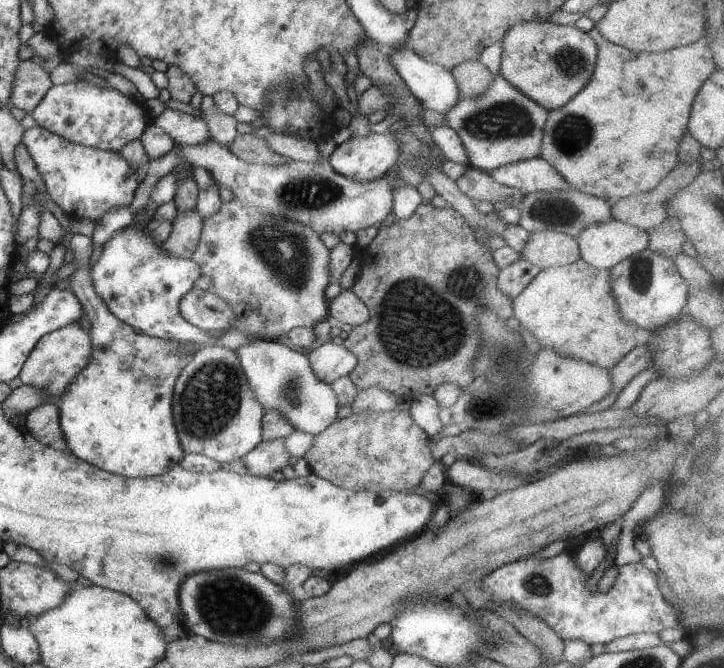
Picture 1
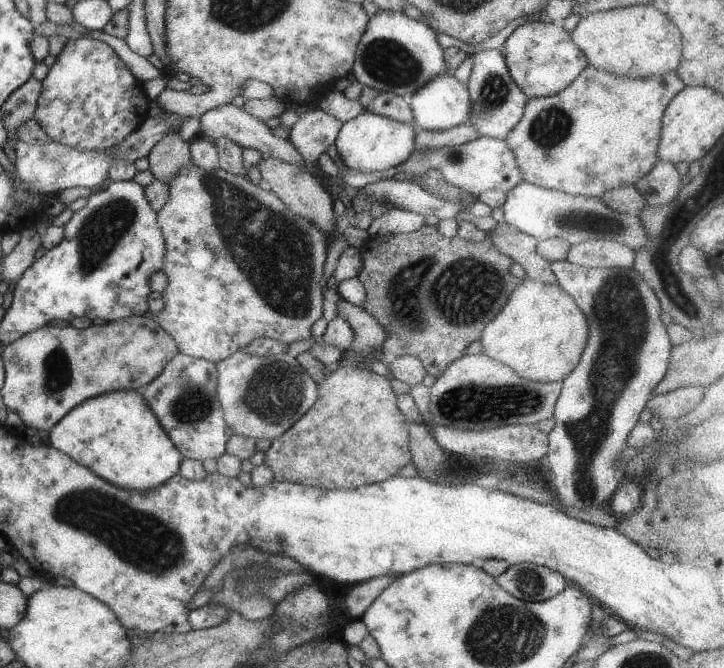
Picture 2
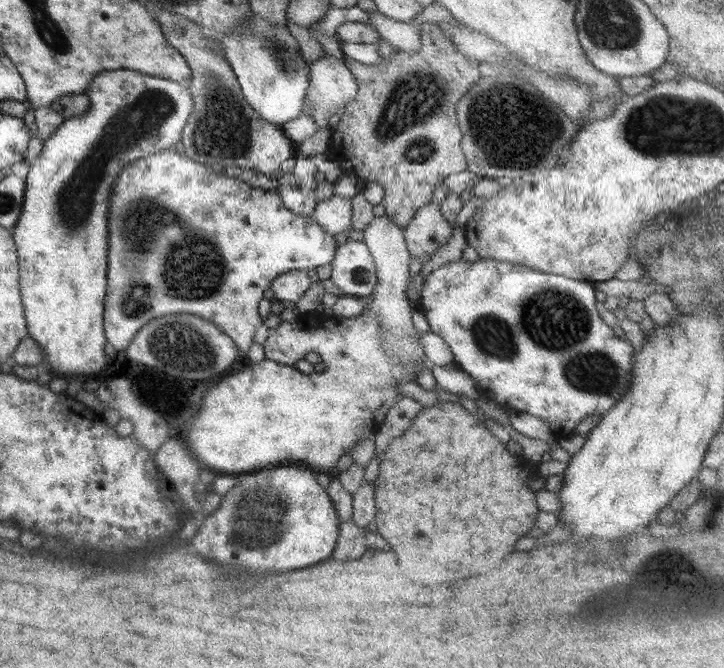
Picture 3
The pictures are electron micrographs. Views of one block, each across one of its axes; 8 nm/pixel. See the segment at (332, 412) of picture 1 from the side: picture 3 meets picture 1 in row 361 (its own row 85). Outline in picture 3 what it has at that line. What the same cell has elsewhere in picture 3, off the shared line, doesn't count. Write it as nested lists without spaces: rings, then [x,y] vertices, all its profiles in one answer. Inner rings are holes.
[[[251,11],[244,24],[232,34],[218,37],[225,59],[236,75],[246,102],[260,118],[280,126],[301,115],[302,104],[310,86],[310,65],[300,54],[300,46],[288,28],[277,28],[272,22]]]

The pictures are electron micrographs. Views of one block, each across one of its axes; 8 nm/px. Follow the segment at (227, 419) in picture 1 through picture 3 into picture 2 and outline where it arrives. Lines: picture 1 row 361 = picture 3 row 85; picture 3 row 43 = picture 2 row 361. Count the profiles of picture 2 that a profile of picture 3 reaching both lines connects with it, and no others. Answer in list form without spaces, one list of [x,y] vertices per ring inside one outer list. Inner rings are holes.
[[[178,353],[168,361],[160,376],[140,392],[152,408],[170,440],[178,447],[184,459],[200,461],[220,458],[226,452],[228,438],[234,435],[224,420],[224,408],[216,396],[218,370],[216,363]]]

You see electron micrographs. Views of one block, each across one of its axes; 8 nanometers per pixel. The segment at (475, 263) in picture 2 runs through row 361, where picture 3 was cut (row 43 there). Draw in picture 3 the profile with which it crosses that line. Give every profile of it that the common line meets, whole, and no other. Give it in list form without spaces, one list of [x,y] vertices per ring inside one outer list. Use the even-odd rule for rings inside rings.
[[[423,23],[420,25],[420,36],[420,51],[409,54],[391,45],[392,56],[375,66],[367,66],[345,57],[345,64],[354,74],[358,92],[346,105],[334,128],[342,134],[339,140],[343,156],[339,161],[342,172],[345,172],[344,169],[354,170],[351,174],[361,180],[380,183],[384,189],[384,216],[402,230],[408,228],[418,209],[431,202],[436,188],[445,183],[446,177],[467,170],[466,157],[461,147],[462,131],[454,106],[482,77],[478,69],[480,63],[461,54],[452,39],[446,37],[438,25]]]

